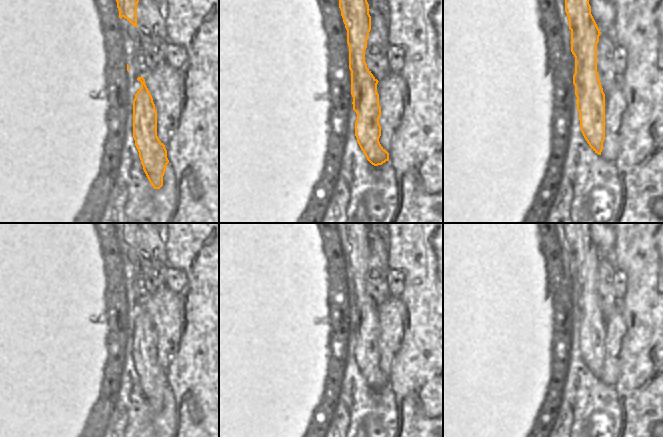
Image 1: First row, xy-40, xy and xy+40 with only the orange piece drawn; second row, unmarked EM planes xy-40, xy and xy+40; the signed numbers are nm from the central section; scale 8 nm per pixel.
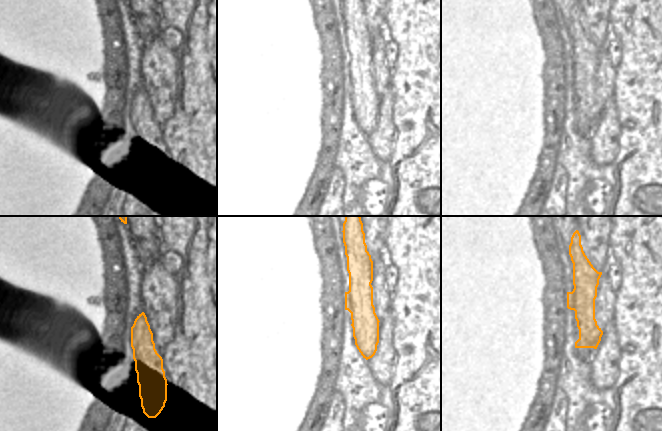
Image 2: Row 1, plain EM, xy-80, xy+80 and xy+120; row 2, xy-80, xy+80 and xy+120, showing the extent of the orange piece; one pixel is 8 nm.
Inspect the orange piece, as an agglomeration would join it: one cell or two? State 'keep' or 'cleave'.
keep

